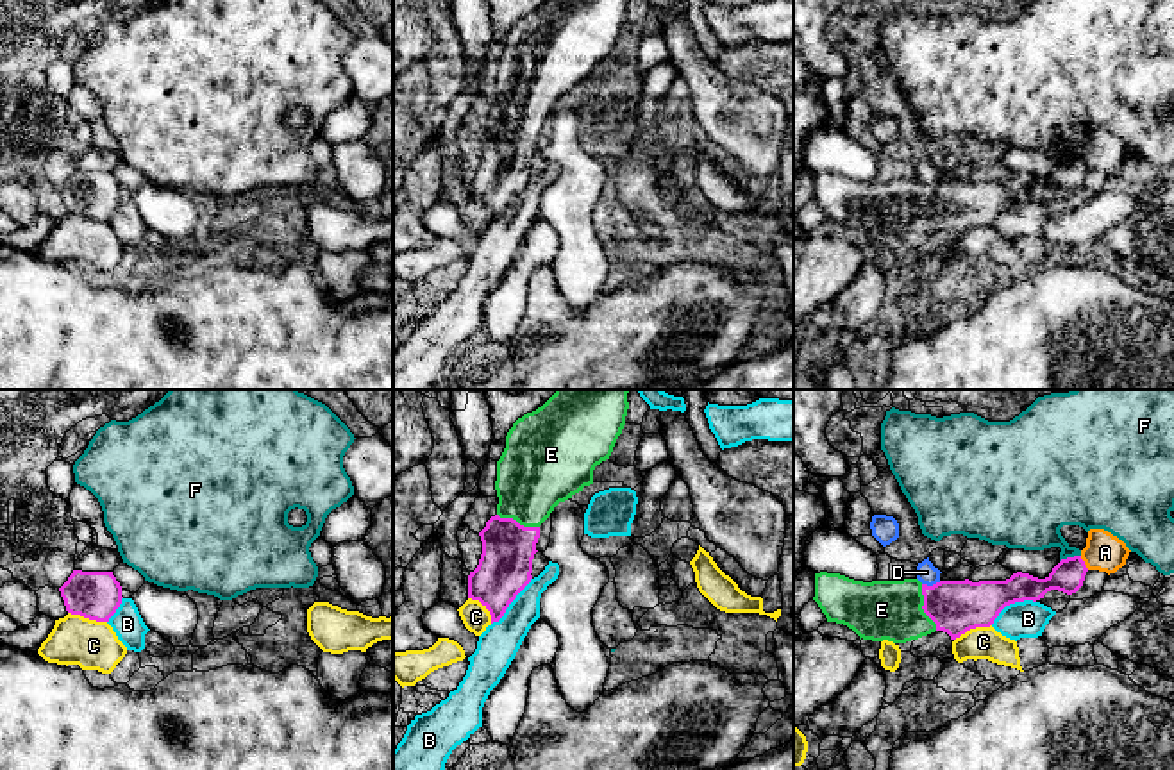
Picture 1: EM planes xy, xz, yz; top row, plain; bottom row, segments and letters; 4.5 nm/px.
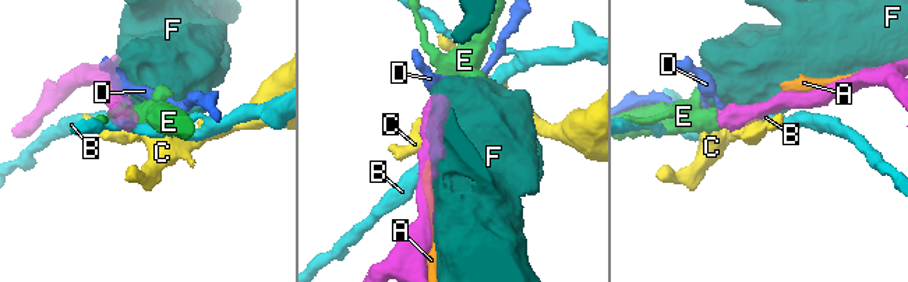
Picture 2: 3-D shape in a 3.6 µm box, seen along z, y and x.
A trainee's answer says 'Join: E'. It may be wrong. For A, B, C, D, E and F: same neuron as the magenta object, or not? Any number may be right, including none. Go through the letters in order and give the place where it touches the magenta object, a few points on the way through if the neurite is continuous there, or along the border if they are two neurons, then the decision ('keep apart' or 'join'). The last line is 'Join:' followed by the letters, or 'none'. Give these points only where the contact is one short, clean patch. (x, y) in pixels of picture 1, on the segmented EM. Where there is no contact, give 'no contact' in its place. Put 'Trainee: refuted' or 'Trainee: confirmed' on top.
Trainee: confirmed
A: yz (1083, 563) | keep apart
B: xz (511, 601) | along xz (531, 577), (506, 611), (492, 624) | keep apart
C: xy (88, 617) | along xy (68, 611), (106, 622) | keep apart
D: yz (933, 585) | along yz (940, 581), (922, 585) | keep apart
E: yz (922, 608) | across yz (956, 606), (922, 608), (881, 610) | join
F: yz (1069, 558) | keep apart
Join: E

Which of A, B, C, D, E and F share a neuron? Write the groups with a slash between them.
A / B / C / D / E / F

